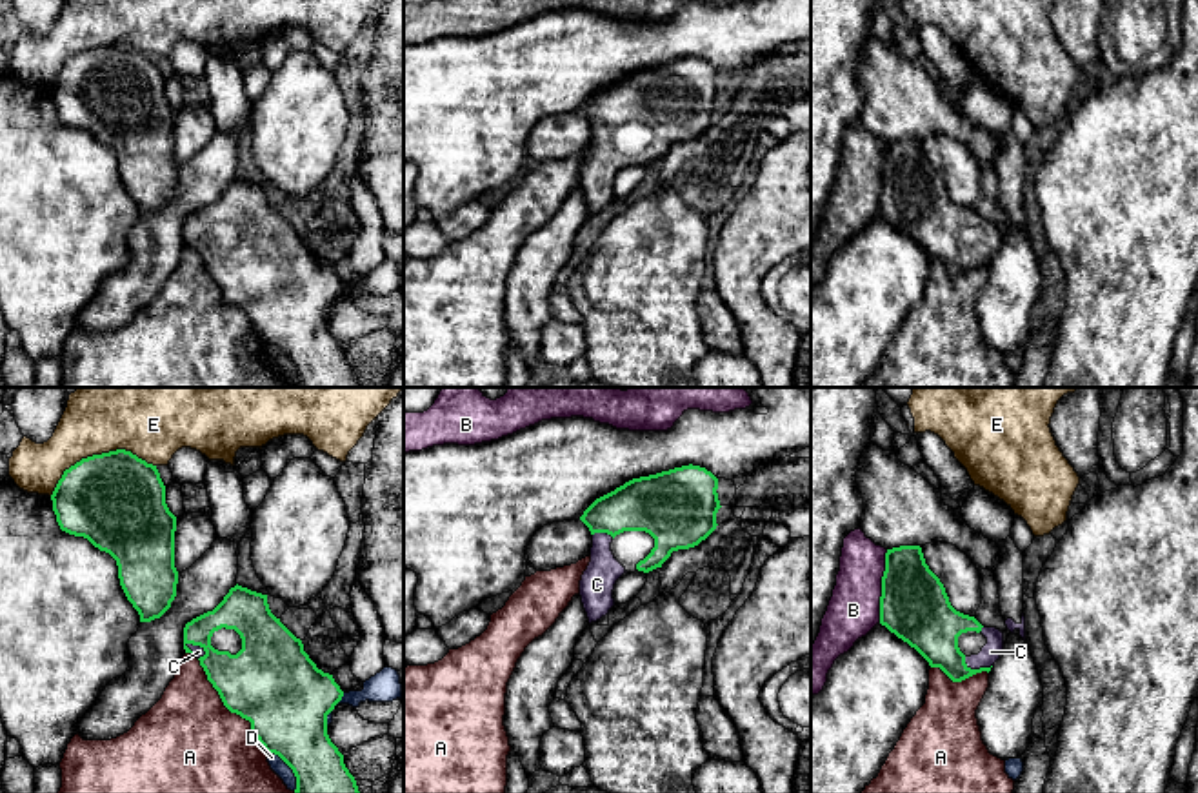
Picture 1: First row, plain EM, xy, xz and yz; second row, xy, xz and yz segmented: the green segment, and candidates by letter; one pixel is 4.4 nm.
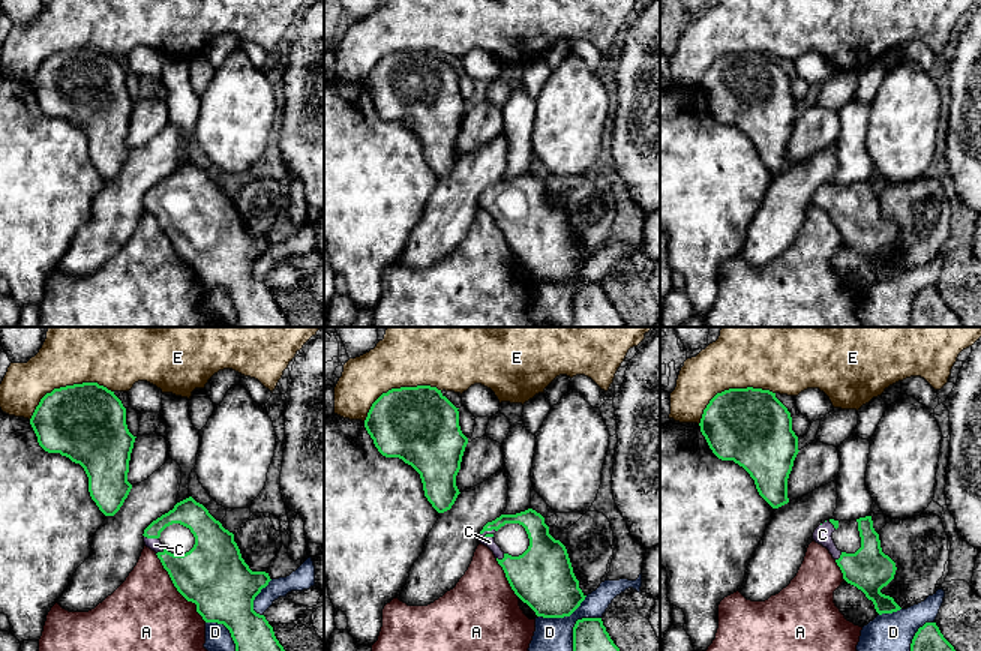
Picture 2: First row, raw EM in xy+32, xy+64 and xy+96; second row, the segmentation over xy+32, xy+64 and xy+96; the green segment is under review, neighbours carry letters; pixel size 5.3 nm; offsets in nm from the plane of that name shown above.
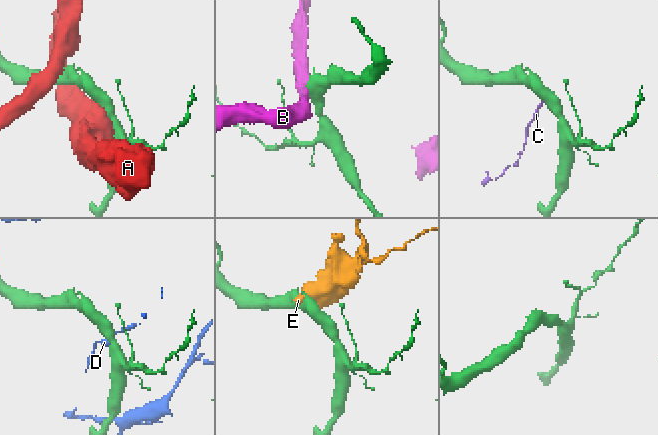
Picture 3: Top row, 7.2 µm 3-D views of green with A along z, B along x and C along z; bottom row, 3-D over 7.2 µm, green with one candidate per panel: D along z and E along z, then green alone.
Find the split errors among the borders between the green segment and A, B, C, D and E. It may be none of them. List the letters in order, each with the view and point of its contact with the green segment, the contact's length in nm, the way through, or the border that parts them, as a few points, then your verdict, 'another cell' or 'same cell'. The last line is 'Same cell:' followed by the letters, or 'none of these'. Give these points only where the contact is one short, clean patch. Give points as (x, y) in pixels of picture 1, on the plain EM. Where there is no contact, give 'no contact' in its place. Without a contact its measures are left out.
A: xy (229, 302) | 500 nm | another cell
B: yz (882, 179) | 340 nm | another cell
C: yz (977, 262) | 130 nm | across yz (933, 226), (964, 259), (977, 262), (991, 244) | same cell
D: xy (339, 293) | 80 nm | another cell
E: xy (97, 48) | 500 nm | another cell
Same cell: C

